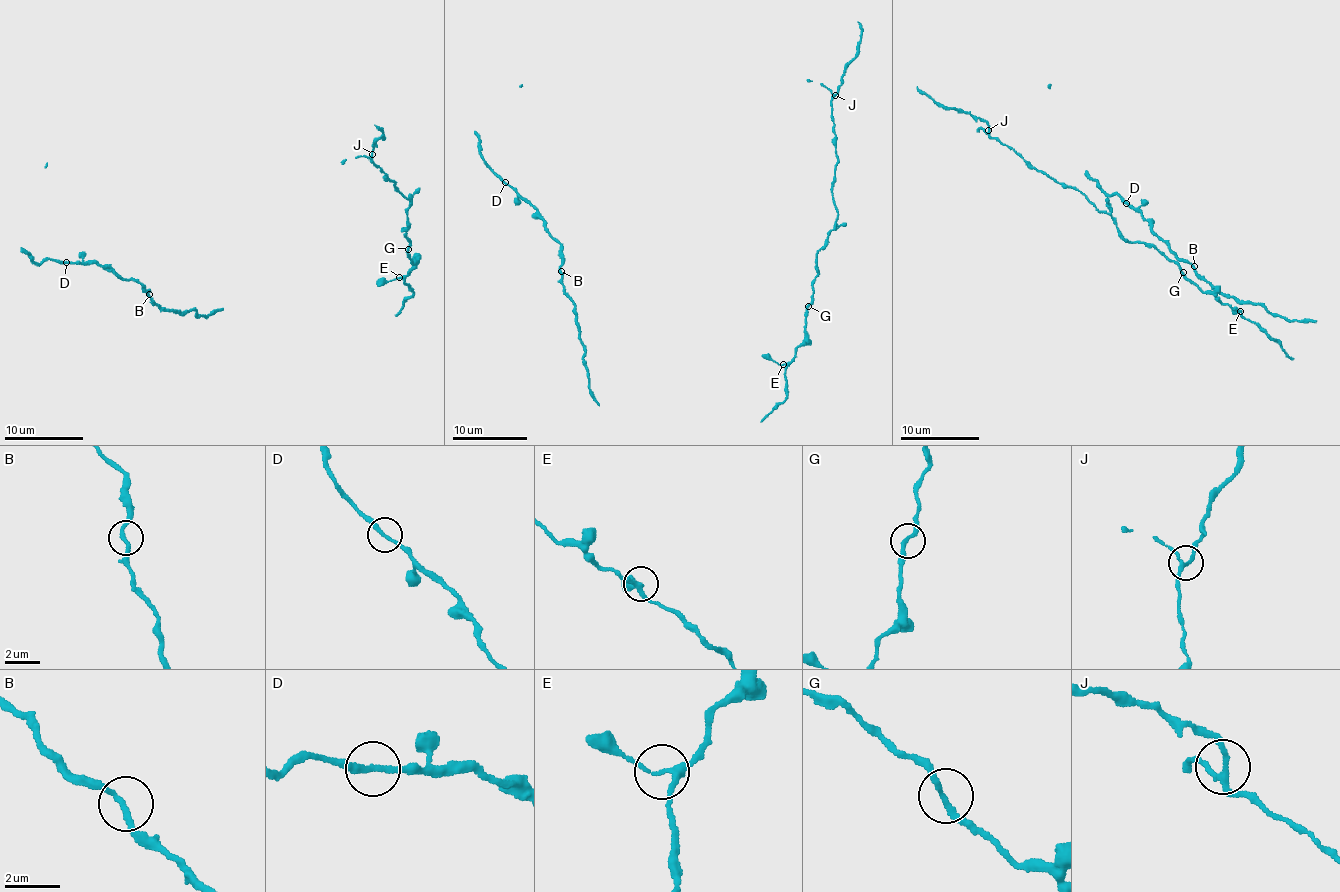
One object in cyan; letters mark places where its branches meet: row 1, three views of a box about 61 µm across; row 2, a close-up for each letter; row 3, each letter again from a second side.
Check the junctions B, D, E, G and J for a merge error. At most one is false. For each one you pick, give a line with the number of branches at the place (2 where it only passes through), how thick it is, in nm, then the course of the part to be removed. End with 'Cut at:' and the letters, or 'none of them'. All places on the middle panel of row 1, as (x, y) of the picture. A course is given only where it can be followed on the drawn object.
Cut at: none of them

